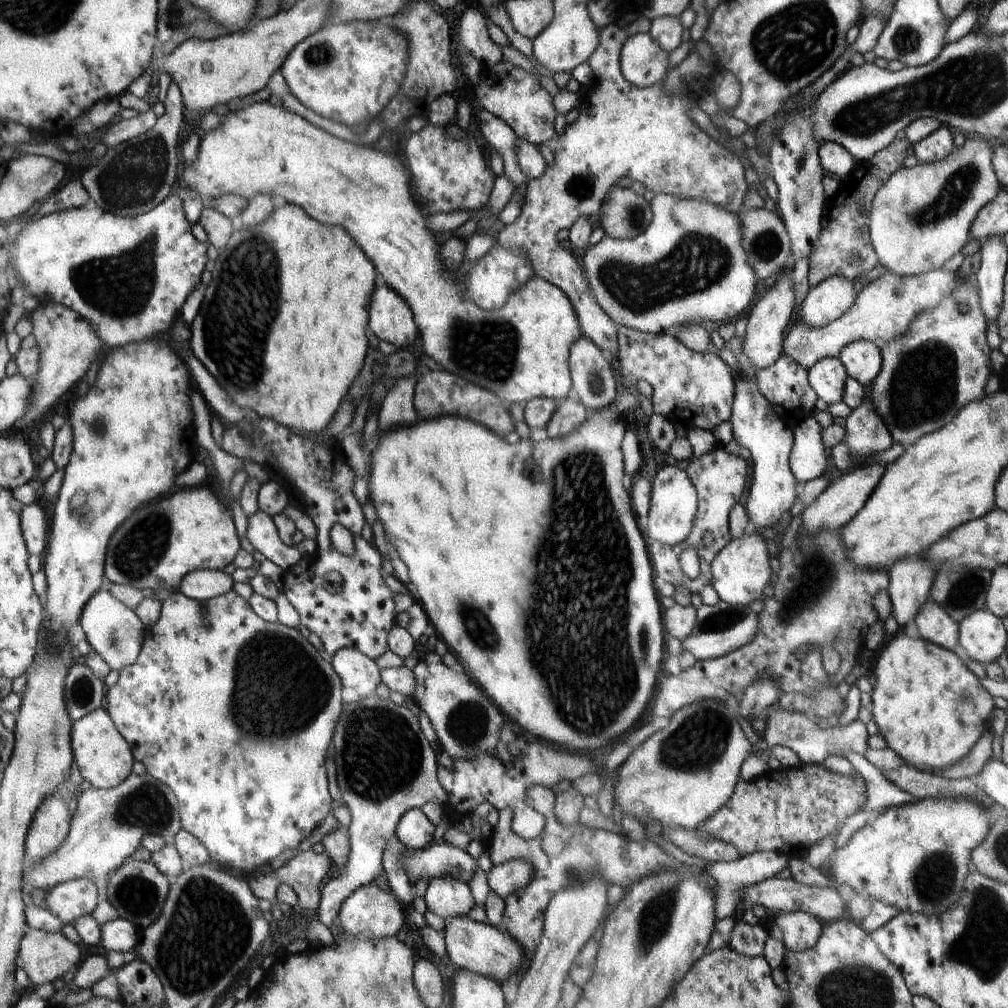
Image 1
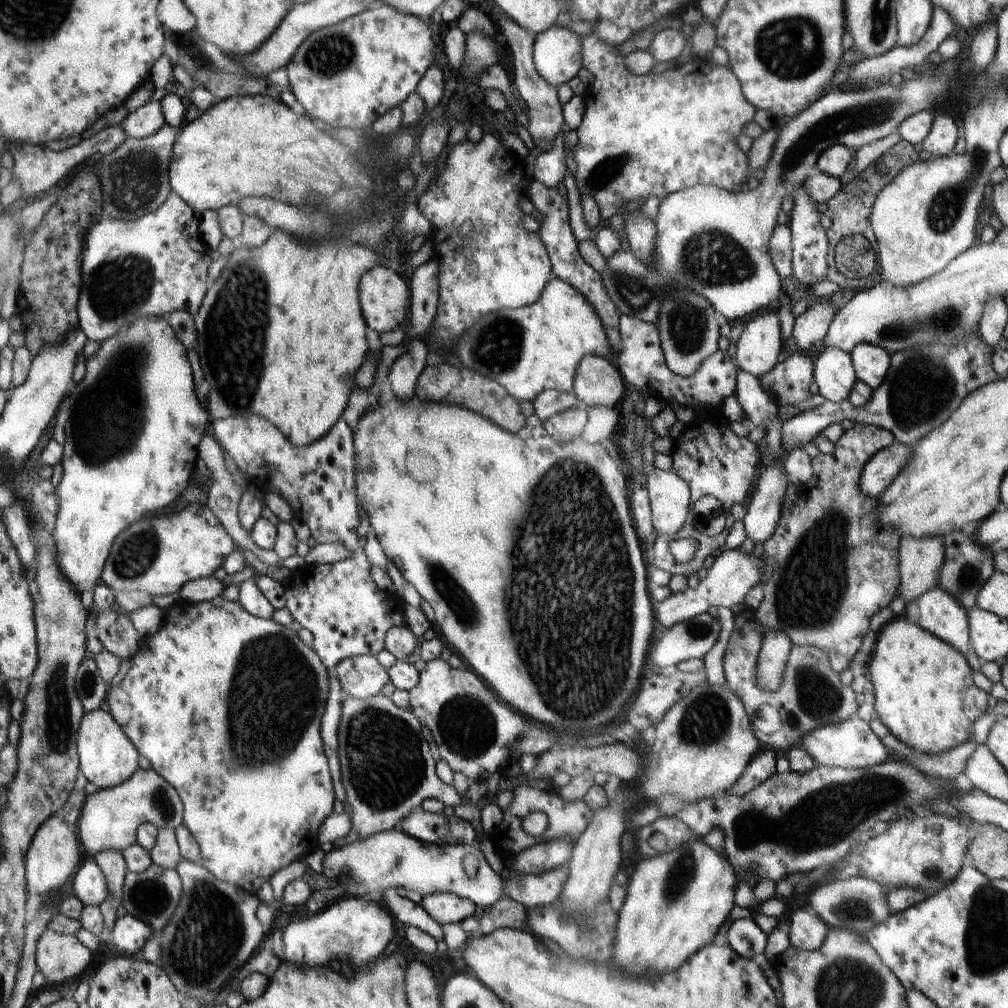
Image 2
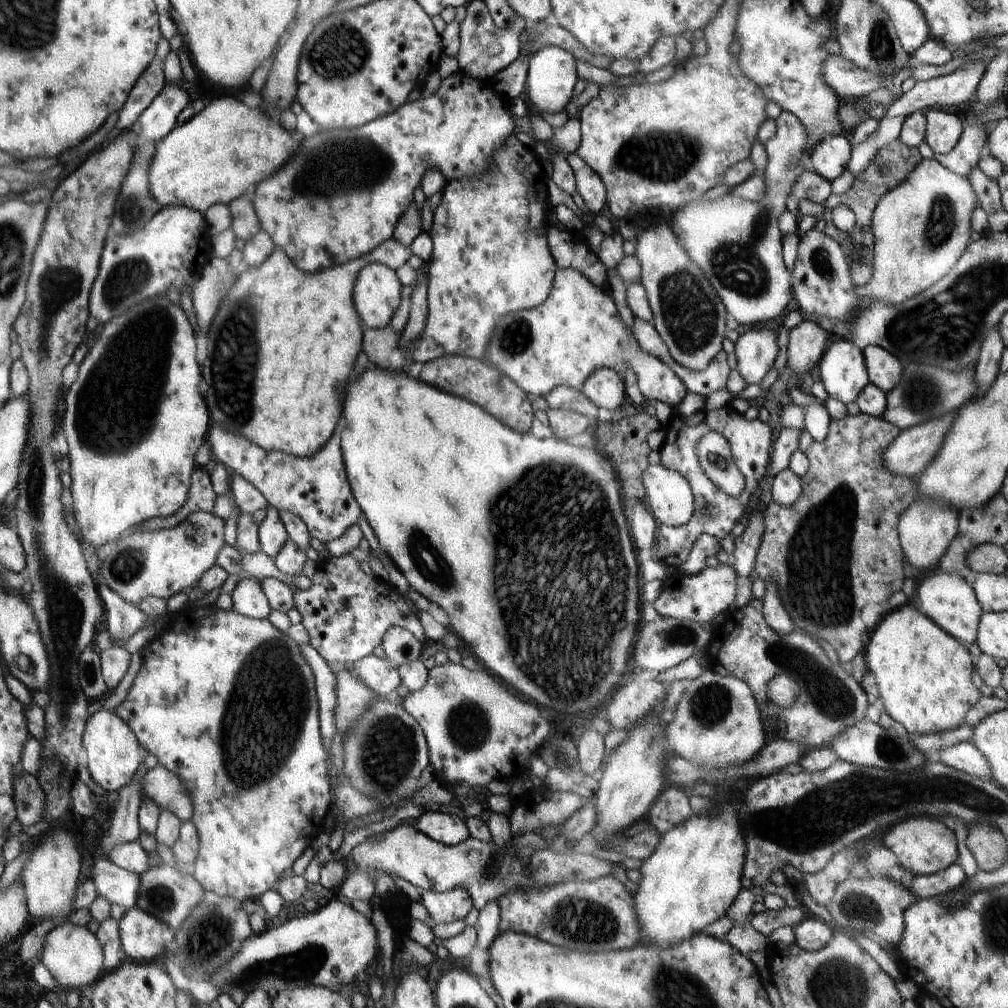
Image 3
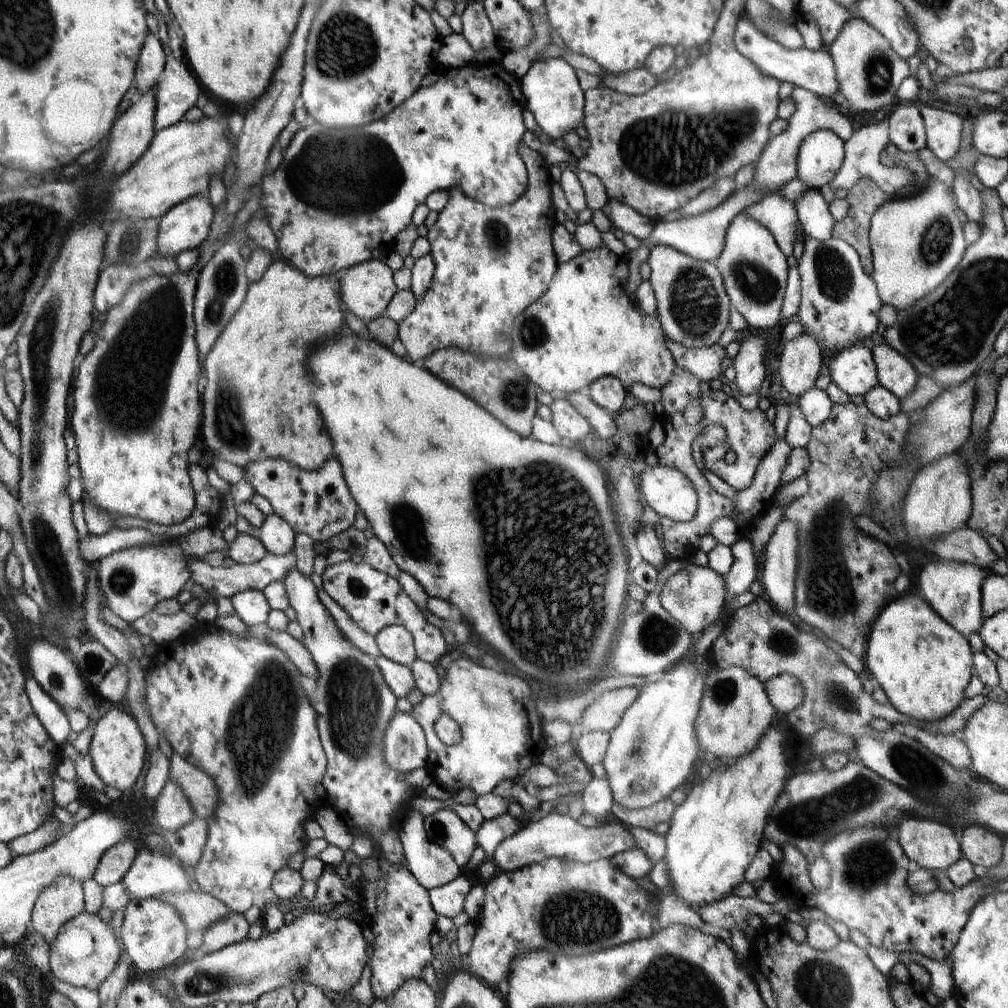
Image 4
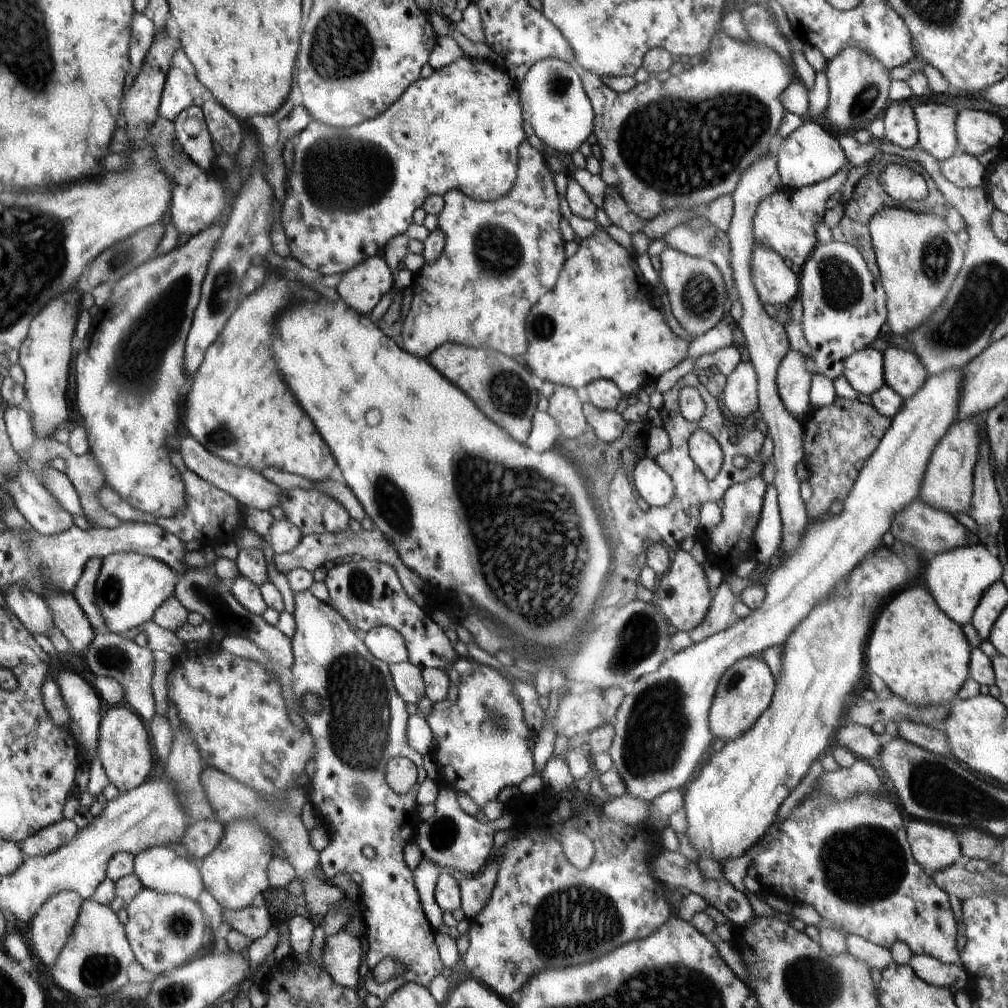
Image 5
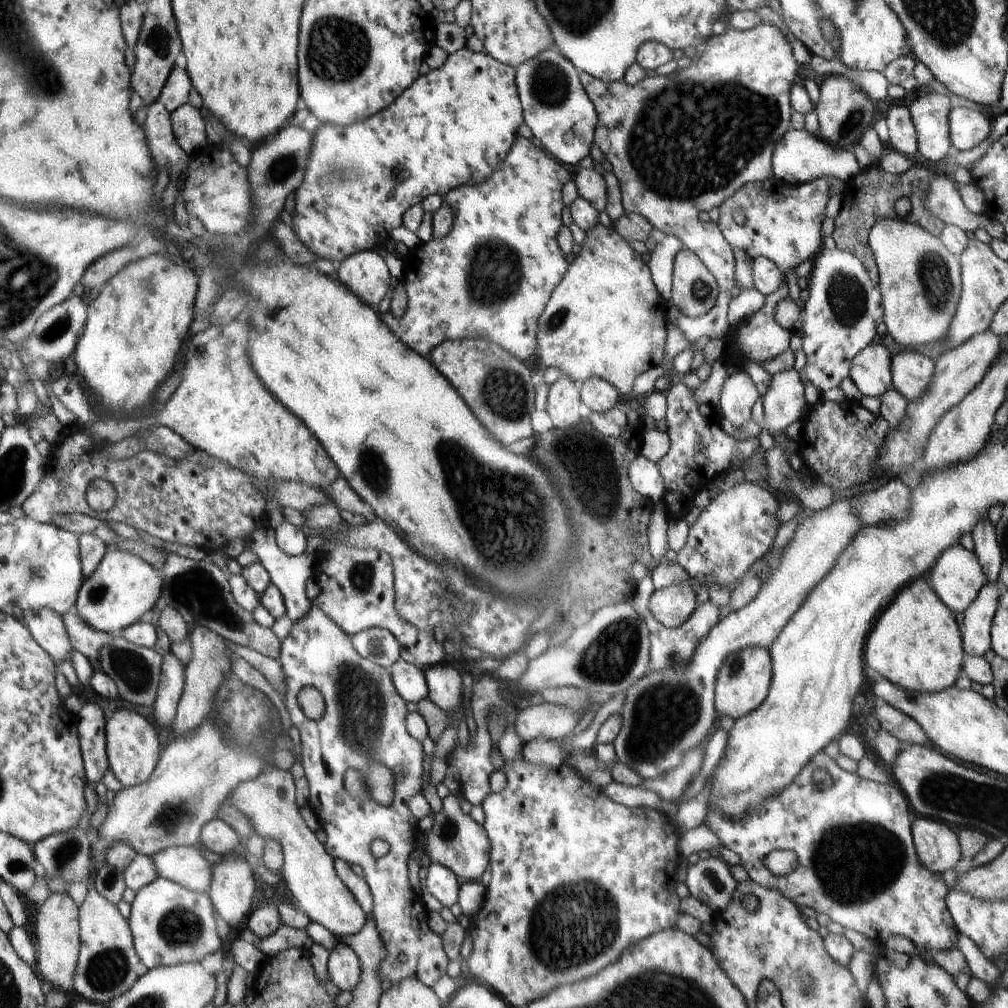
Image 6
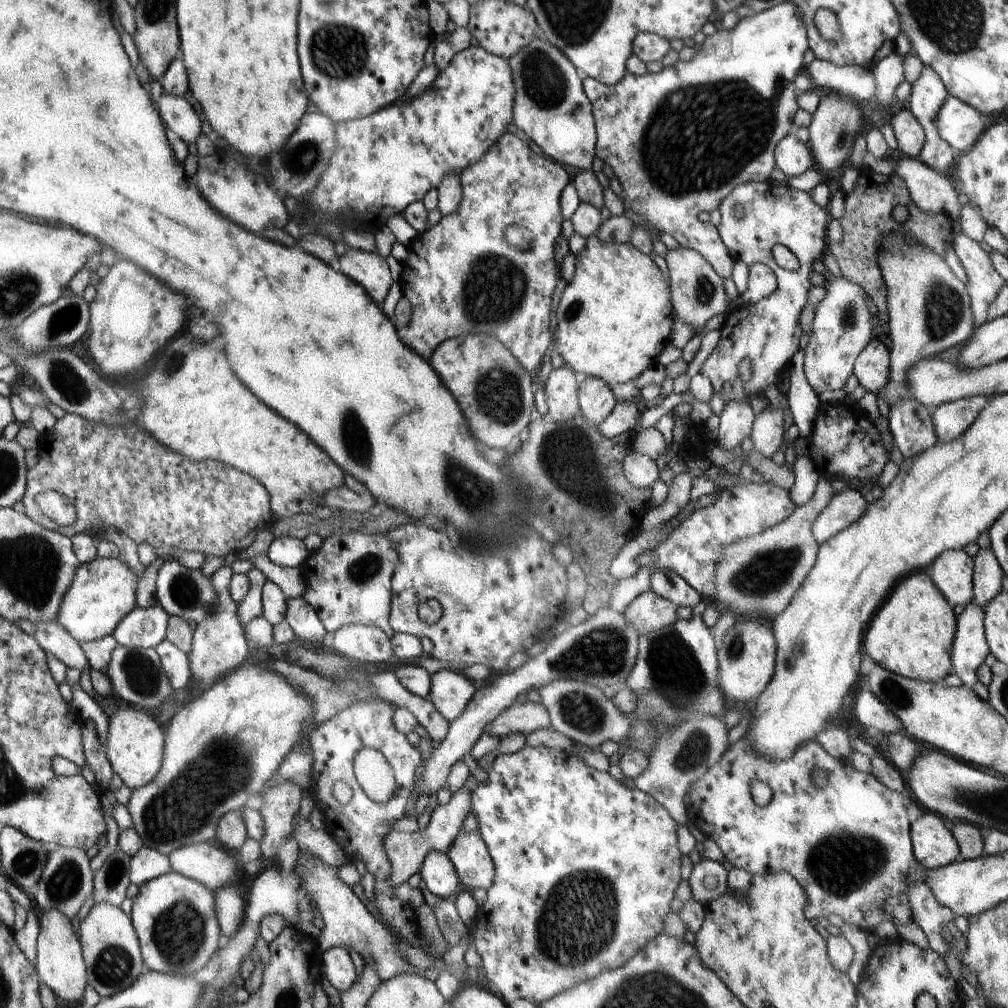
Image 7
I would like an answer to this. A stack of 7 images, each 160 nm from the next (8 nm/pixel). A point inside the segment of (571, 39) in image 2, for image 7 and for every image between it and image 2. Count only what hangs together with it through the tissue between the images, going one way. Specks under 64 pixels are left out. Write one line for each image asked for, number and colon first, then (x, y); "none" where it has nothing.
3: (552, 73)
4: (552, 93)
5: (553, 101)
6: (555, 106)
7: (550, 106)

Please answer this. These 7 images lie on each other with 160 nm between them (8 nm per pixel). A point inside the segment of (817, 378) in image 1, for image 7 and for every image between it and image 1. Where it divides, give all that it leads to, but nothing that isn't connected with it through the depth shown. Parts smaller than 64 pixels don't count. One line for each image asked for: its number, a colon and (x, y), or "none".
2: (833, 372)
3: (843, 372)
4: (853, 369)
5: (864, 370)
6: (871, 371)
7: (872, 366)

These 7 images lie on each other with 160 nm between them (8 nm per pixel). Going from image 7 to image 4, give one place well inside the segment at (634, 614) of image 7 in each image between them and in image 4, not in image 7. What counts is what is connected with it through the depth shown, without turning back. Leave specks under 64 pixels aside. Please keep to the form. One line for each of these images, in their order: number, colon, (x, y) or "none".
4: (695, 596)
5: (683, 596)
6: (672, 606)

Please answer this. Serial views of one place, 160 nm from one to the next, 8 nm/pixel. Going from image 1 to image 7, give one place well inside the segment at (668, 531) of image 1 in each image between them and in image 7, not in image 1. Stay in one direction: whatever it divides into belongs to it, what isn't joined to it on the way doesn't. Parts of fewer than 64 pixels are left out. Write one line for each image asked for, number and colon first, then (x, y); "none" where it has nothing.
2: (669, 494)
3: (668, 493)
4: (669, 492)
5: (652, 484)
6: (644, 477)
7: (640, 471)

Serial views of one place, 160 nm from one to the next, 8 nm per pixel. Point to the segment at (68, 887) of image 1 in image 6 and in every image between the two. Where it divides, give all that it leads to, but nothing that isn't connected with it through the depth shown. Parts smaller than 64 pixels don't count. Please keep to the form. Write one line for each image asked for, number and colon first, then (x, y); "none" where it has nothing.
2: (88, 884)
3: (118, 886)
4: (152, 874)
5: (160, 869)
6: (185, 865)

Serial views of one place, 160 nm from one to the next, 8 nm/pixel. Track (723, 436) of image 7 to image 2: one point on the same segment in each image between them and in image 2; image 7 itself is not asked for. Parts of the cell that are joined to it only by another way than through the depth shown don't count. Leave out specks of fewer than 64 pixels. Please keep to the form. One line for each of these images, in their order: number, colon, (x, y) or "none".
2: (758, 347)
3: (756, 351)
4: (749, 366)
5: (740, 395)
6: (738, 396)

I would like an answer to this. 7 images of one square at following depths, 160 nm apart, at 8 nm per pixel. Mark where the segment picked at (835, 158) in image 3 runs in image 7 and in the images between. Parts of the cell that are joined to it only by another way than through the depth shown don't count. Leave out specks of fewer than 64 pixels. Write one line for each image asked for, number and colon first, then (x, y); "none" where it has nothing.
4: (821, 154)
5: (811, 154)
6: (799, 157)
7: (792, 156)

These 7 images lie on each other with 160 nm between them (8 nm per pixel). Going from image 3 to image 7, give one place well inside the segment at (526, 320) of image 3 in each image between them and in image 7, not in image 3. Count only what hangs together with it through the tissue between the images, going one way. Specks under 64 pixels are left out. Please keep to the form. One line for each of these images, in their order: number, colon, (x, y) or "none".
4: (584, 327)
5: (598, 322)
6: (605, 319)
7: (614, 319)

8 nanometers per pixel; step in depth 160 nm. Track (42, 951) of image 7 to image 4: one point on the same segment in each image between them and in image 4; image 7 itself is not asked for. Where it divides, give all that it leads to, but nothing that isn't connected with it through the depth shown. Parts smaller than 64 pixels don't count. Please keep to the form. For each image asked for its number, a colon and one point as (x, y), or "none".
4: (59, 902)
5: (51, 925)
6: (57, 925)

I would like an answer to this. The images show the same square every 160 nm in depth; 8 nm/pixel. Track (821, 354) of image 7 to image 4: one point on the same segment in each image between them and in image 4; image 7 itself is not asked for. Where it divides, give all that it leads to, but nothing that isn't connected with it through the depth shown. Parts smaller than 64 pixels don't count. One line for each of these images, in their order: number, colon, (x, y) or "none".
4: (839, 301)
5: (844, 306)
6: (841, 317)

